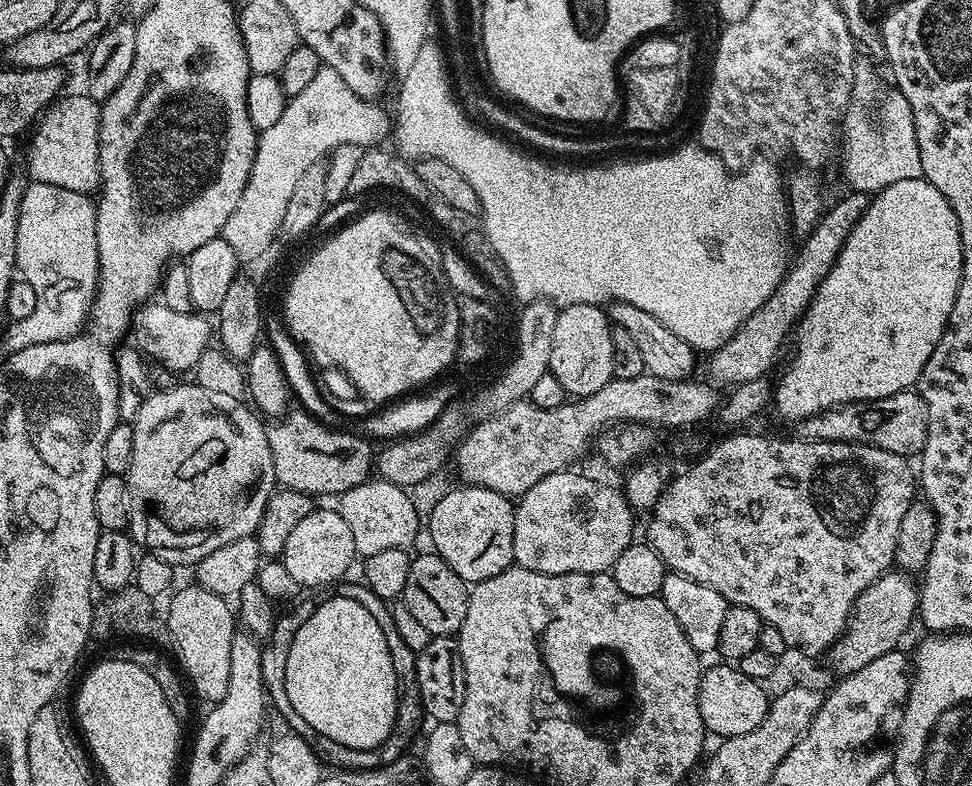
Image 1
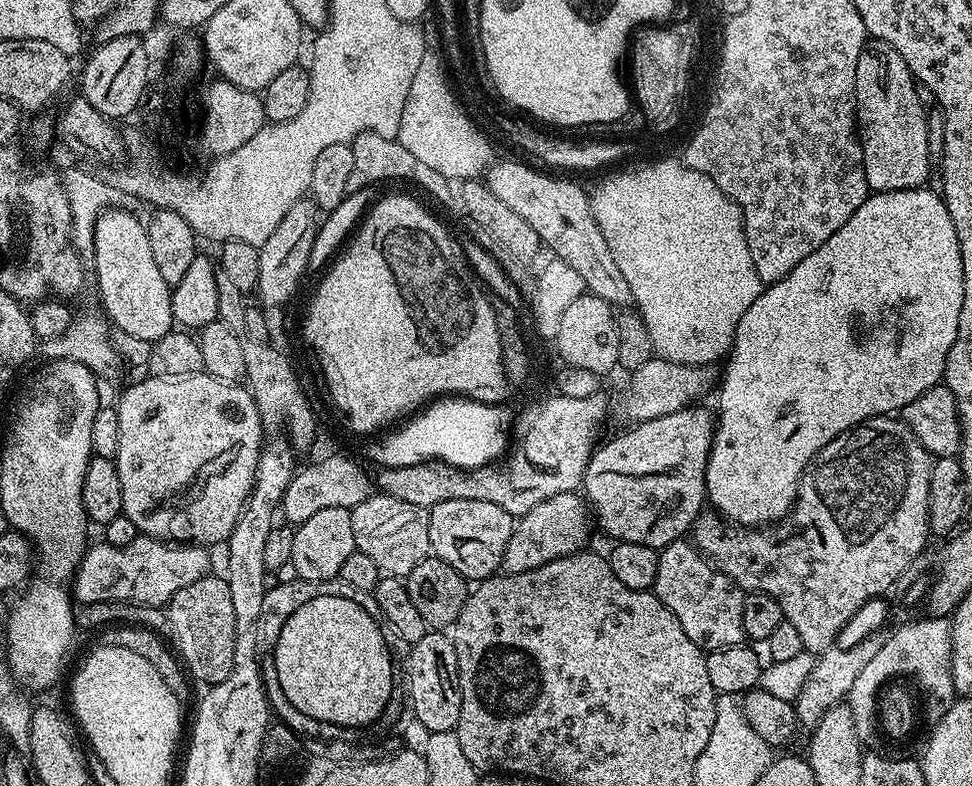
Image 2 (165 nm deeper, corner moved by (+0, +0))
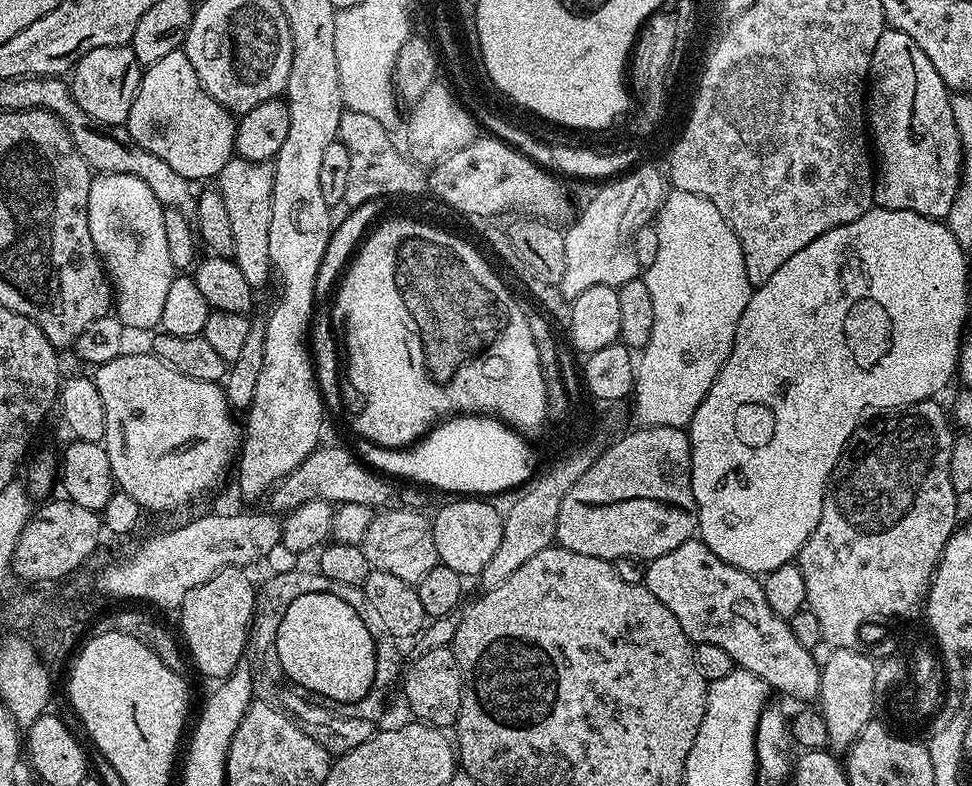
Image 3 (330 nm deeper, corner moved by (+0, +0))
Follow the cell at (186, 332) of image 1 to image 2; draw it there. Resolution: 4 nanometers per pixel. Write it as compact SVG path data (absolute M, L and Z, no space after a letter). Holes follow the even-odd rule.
M123 208L105 210L94 226L90 259L96 267L96 288L104 303L103 315L126 335L151 342L173 331L172 288L154 263L145 221L136 214Z

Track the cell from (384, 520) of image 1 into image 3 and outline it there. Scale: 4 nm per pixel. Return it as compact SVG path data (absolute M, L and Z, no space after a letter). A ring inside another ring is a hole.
M403 506L395 510L384 510L373 515L370 522L370 530L366 530L366 538L363 542L363 550L369 565L378 570L386 570L386 574L395 574L402 578L402 582L417 585L422 577L430 574L437 564L436 551L434 550L434 534L432 533L431 519L420 510L409 510Z

